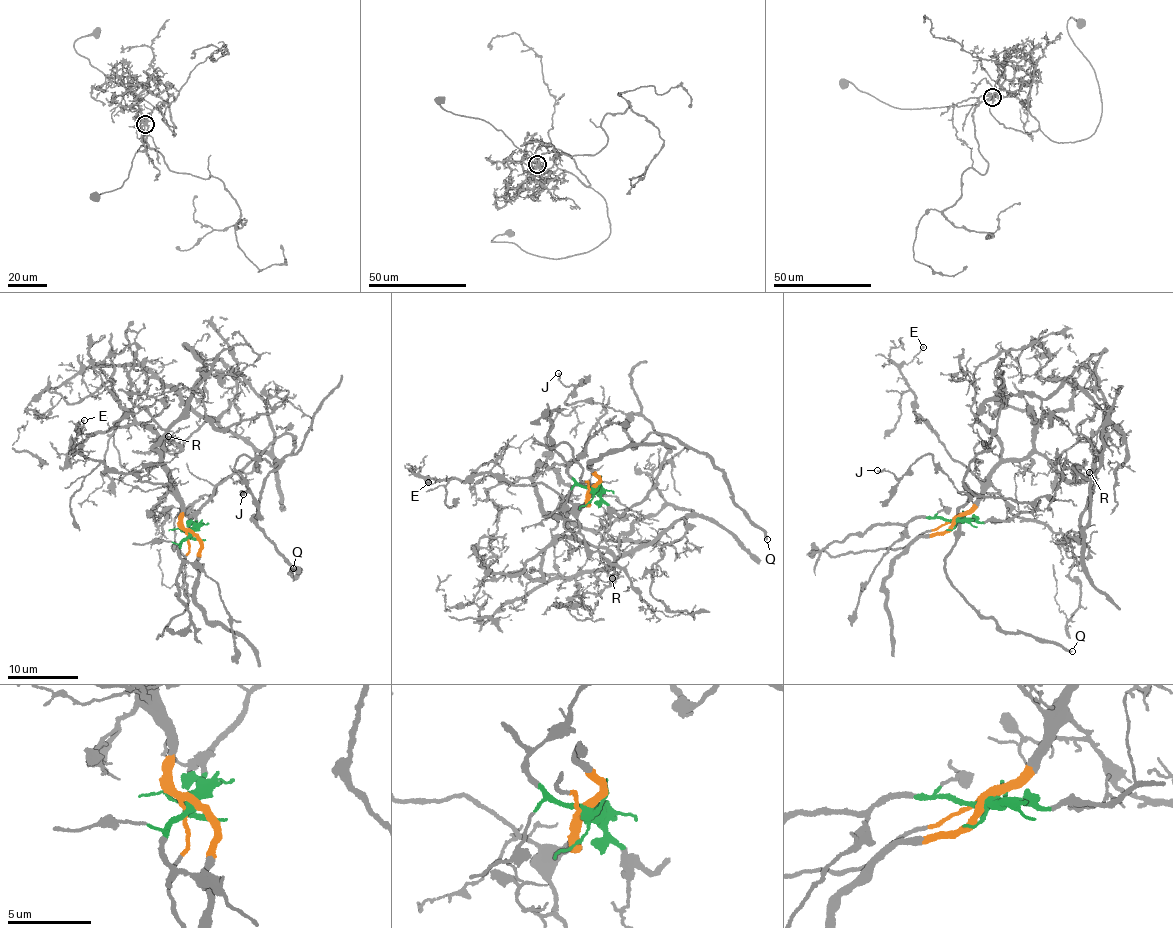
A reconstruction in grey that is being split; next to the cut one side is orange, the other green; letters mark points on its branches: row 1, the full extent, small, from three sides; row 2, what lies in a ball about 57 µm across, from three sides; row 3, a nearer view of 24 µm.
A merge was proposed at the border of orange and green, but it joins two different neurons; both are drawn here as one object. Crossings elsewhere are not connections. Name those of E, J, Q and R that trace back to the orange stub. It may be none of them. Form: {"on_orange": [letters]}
{"on_orange": ["E", "R"]}

